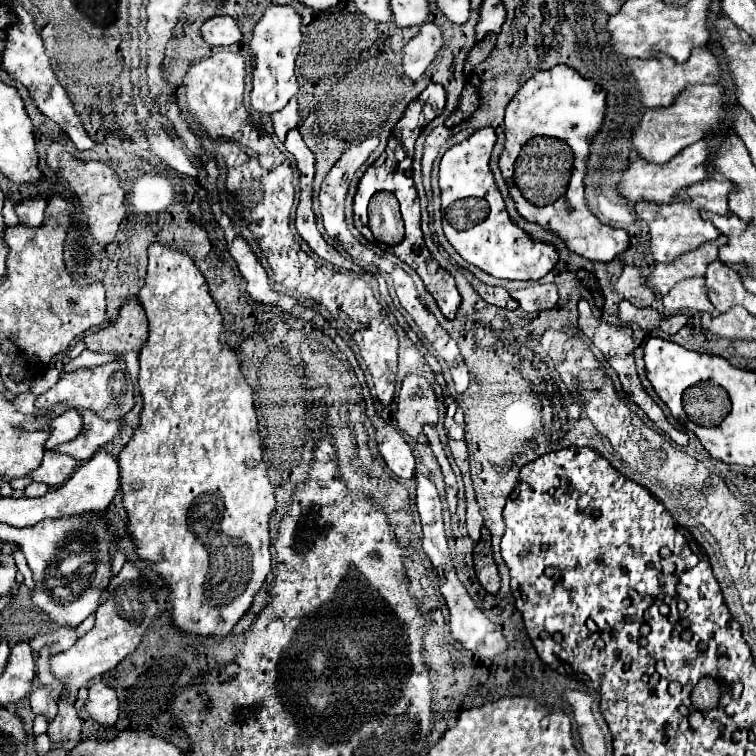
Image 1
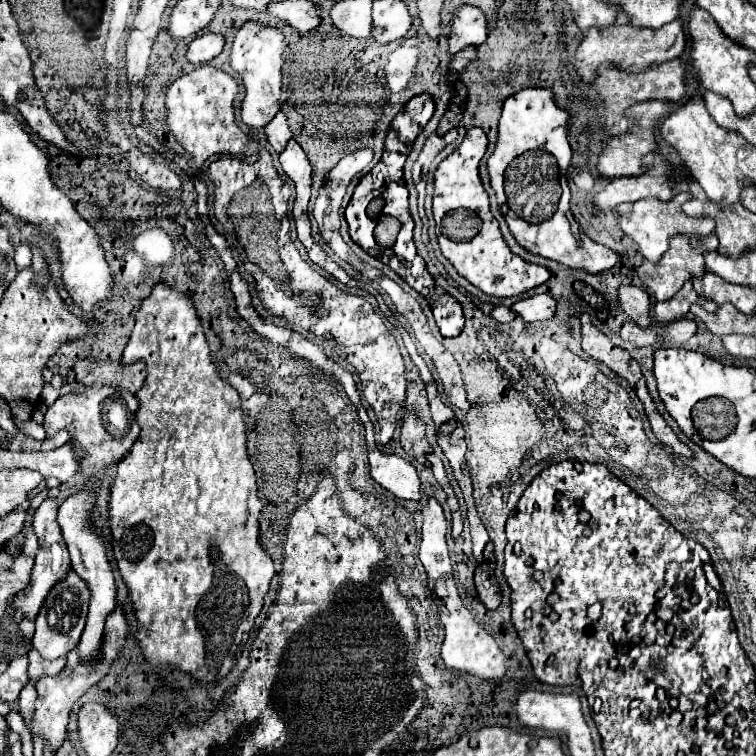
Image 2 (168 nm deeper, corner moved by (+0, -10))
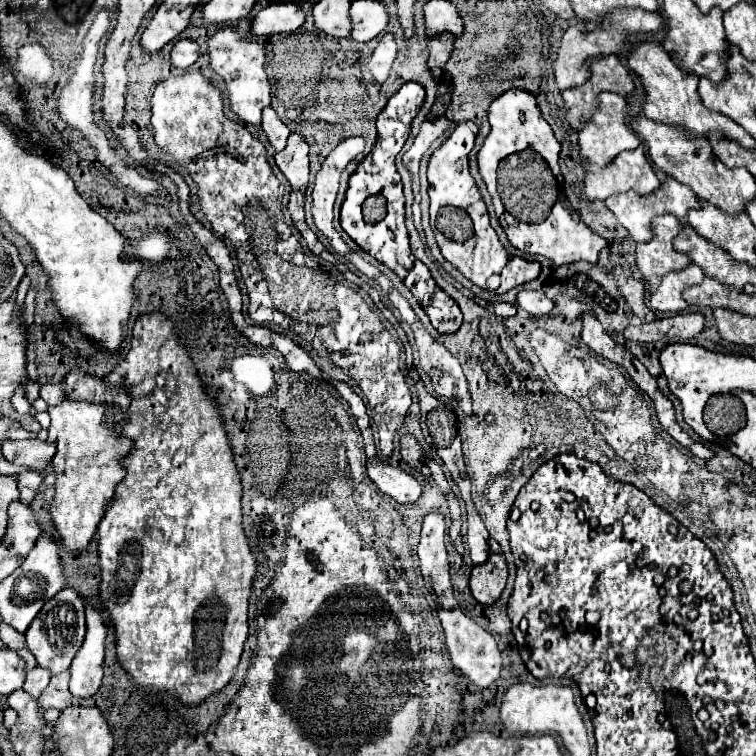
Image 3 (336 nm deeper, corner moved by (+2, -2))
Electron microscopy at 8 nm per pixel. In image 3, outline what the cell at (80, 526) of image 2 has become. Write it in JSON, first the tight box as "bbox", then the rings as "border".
{"bbox":[70,598,106,698],"border":[[[86,598],[86,636],[70,666],[70,692],[76,698],[90,698],[100,688],[106,632],[102,610],[94,608],[92,600]]]}

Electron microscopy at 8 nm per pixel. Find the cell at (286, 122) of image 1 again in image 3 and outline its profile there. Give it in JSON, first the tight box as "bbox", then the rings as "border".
{"bbox":[260,106,290,152],"border":[[[268,106],[262,110],[262,124],[260,128],[266,132],[268,142],[272,144],[272,148],[278,152],[286,146],[286,140],[290,136],[290,130],[286,128],[286,124],[276,116],[276,112]]]}

